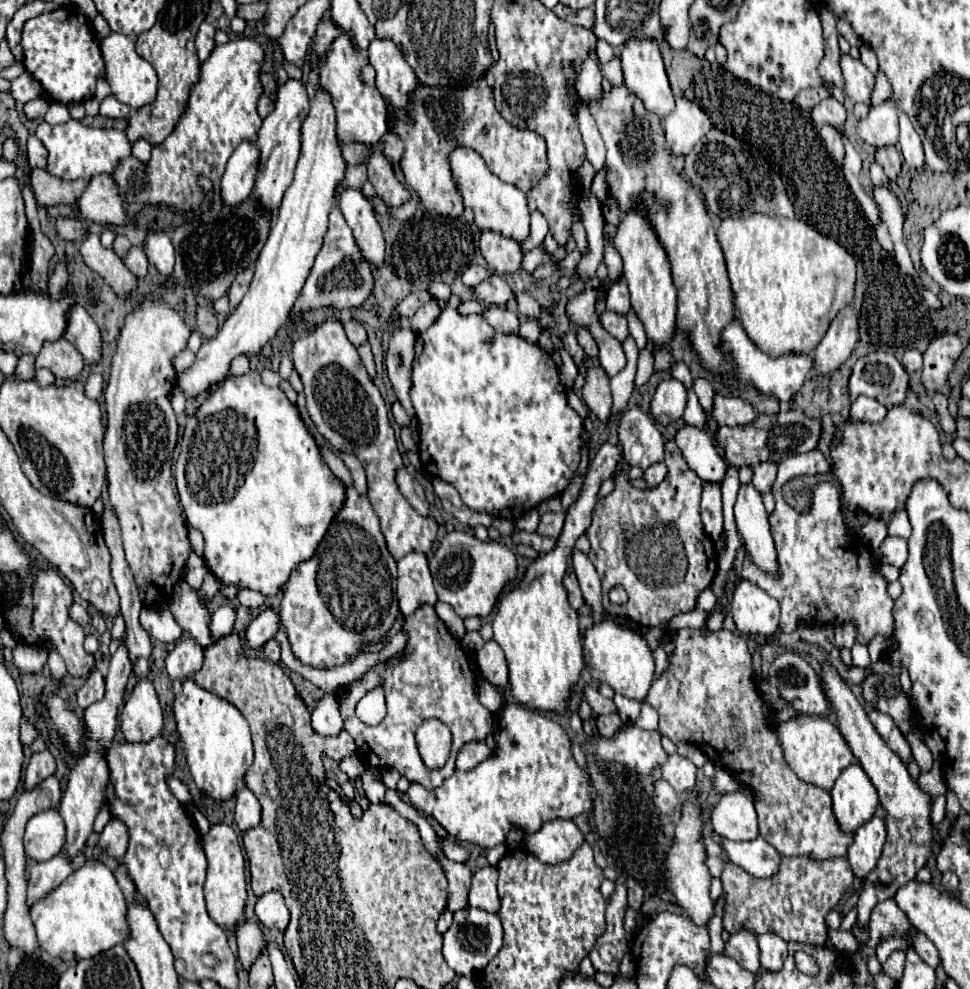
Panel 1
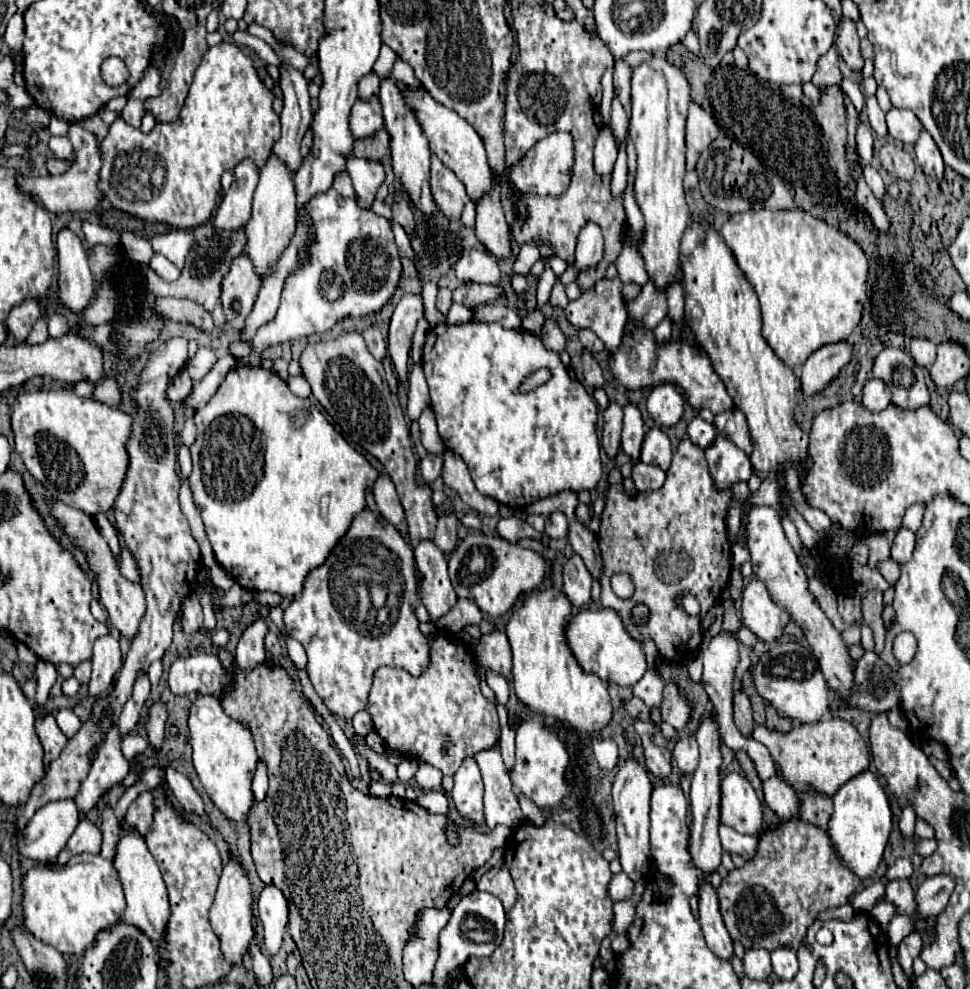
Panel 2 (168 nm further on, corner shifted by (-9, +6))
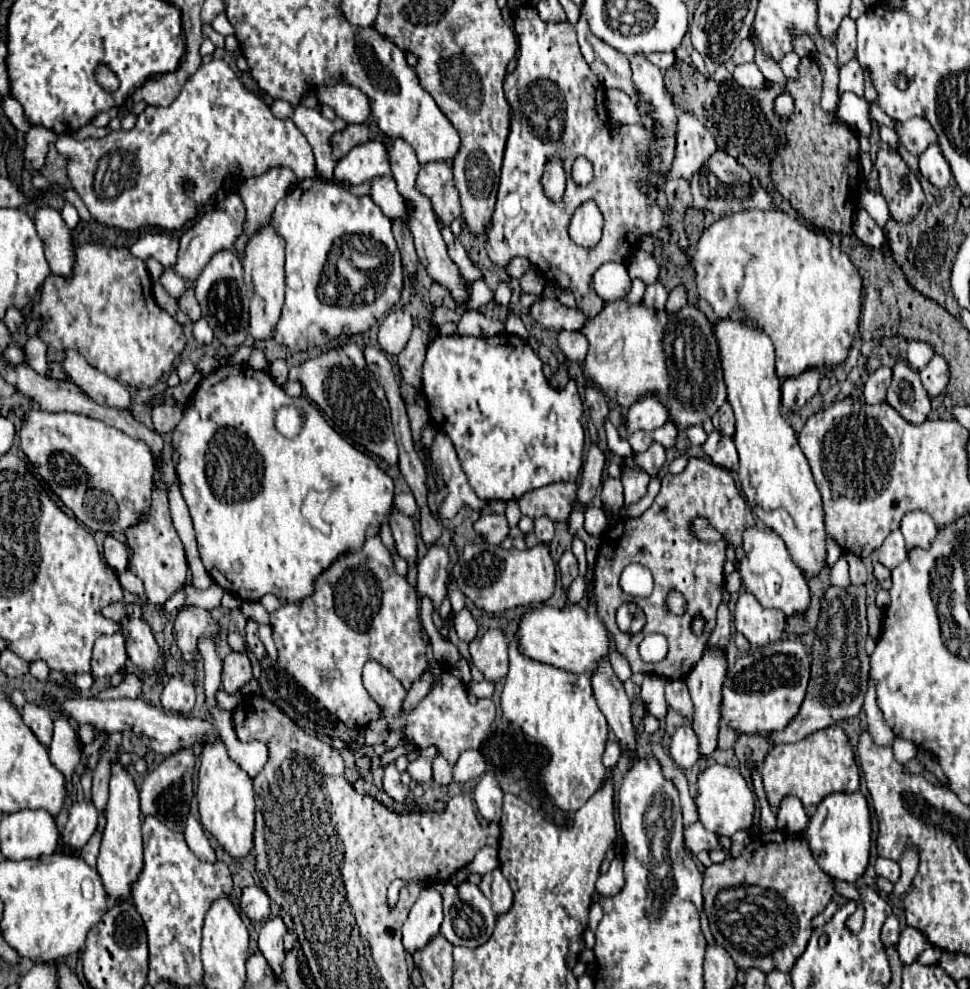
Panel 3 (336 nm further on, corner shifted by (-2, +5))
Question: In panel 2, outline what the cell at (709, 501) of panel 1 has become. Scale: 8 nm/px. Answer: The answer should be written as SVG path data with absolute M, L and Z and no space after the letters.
M718 434L714 446L706 450L706 460L710 466L710 476L714 478L714 488L720 492L730 490L738 482L746 482L752 476L750 458L730 440L722 438L722 434Z

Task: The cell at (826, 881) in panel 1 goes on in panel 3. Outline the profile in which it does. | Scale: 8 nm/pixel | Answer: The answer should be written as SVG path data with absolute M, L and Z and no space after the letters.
M781 831L753 837L753 841L737 855L737 859L729 855L723 863L713 863L703 873L705 915L709 919L711 933L717 945L721 945L731 955L735 967L741 971L757 967L763 973L771 973L775 969L789 973L807 947L813 931L811 919L825 909L831 897L833 887L829 883L829 875L825 875L815 863L807 839L799 835L785 835Z

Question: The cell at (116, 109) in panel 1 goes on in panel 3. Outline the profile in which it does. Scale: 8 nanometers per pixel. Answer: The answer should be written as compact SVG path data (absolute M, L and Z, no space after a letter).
M223 59L205 61L197 69L197 73L187 79L187 83L181 89L181 95L169 107L147 107L139 115L137 125L131 131L111 131L103 139L85 139L85 141L77 141L71 135L58 135L55 146L59 153L67 156L67 173L69 179L71 179L71 185L73 185L73 189L77 189L77 193L81 195L83 203L89 207L89 211L95 217L95 221L101 223L101 225L107 225L107 227L121 229L121 231L137 231L139 227L145 227L145 225L161 227L161 229L167 229L167 231L183 229L185 223L189 223L191 219L197 217L199 207L205 205L211 195L215 195L215 191L223 185L223 181L227 177L239 173L239 171L243 171L243 177L247 179L247 177L259 177L259 175L267 173L273 167L289 167L299 181L309 179L309 177L315 177L315 159L313 159L313 151L311 151L305 135L295 127L295 123L291 119L281 121L277 117L273 117L273 113L269 111L269 107L257 95L253 95L251 91L247 91L241 85L241 81L237 79L237 75L231 71L231 67Z

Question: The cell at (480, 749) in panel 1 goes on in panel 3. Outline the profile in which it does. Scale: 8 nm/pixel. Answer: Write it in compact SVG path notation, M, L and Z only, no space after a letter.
M485 773L481 777L481 781L473 791L473 799L483 819L495 821L495 823L499 821L501 807L503 807L503 791L499 789L499 783L493 773Z

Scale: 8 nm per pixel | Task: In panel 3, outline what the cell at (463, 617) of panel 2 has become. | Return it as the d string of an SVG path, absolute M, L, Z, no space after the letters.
M453 577L449 579L449 599L451 599L451 605L453 605L455 613L459 613L465 607L465 595L459 591L459 585L455 583Z

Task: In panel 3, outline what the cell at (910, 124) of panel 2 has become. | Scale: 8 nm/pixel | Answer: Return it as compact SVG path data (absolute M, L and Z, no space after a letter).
M923 117L909 119L907 123L897 123L897 135L901 145L913 155L921 155L931 143L937 143L935 129Z

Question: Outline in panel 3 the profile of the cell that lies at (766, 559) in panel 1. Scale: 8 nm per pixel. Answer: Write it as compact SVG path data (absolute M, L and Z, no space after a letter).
M749 527L743 533L743 549L745 549L745 559L739 563L741 569L741 579L745 585L745 591L751 593L763 607L773 607L781 609L787 617L801 615L809 607L809 587L805 575L795 567L785 543L775 535L773 531Z

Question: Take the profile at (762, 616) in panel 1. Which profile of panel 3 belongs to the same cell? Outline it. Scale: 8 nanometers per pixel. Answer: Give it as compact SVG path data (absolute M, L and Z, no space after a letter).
M741 593L733 613L735 629L757 647L779 641L785 631L785 621L783 611L763 607L751 593Z

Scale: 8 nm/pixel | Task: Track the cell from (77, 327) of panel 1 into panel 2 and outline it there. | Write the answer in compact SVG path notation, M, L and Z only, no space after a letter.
M60 230L56 236L58 262L60 262L60 298L72 314L82 314L94 298L94 278L88 266L88 256L70 230Z

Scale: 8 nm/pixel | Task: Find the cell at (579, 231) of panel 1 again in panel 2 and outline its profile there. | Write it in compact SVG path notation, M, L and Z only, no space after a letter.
M588 222L580 236L578 236L578 246L576 246L576 258L574 262L566 268L566 272L560 276L560 282L564 286L568 286L570 282L574 282L578 278L580 272L594 268L602 262L604 258L604 240L602 240L602 232L596 224Z

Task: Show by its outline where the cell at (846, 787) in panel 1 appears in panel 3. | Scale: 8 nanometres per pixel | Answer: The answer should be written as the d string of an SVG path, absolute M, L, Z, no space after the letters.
M859 791L827 795L819 803L813 817L809 819L805 837L815 861L829 877L857 883L857 879L861 879L869 863L869 849L871 849L871 813L867 799Z

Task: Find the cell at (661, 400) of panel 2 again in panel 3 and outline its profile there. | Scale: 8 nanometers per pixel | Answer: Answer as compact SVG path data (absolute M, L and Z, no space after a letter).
M647 395L629 407L625 427L629 433L639 429L659 429L669 421L665 407L653 395Z

